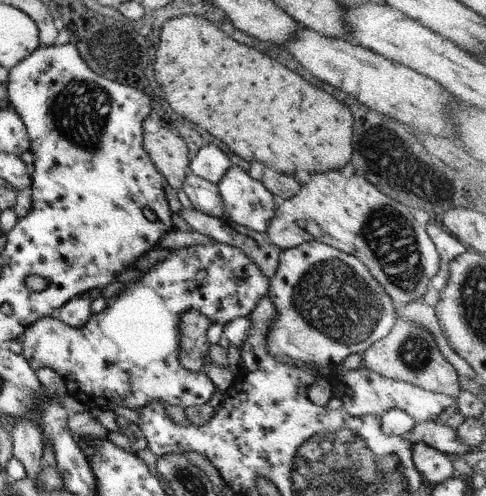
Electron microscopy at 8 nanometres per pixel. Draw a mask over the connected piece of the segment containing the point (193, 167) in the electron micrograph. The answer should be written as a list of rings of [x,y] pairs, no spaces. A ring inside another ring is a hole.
[[[204,144],[188,164],[189,172],[217,184],[219,179],[225,174],[231,163],[227,155],[223,153],[215,144]]]

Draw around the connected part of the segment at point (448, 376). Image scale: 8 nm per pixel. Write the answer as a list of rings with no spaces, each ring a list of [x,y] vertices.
[[[397,318],[397,322],[393,323],[393,328],[389,329],[389,334],[387,333],[387,336],[368,346],[361,356],[363,367],[367,367],[382,377],[405,381],[426,391],[443,393],[454,399],[458,395],[460,386],[457,374],[439,352],[433,335],[427,332],[426,328]]]

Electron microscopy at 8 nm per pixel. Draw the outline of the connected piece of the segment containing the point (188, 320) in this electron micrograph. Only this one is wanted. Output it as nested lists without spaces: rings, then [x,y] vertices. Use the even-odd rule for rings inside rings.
[[[186,310],[180,316],[179,364],[188,371],[201,371],[207,358],[209,343],[205,337],[210,320],[197,310]]]

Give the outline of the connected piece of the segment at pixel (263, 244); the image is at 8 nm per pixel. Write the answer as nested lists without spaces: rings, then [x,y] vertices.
[[[182,209],[177,214],[185,220],[193,232],[210,236],[217,243],[239,248],[267,280],[273,276],[281,250],[268,242],[264,232],[256,233],[223,217],[209,217],[195,210]]]

